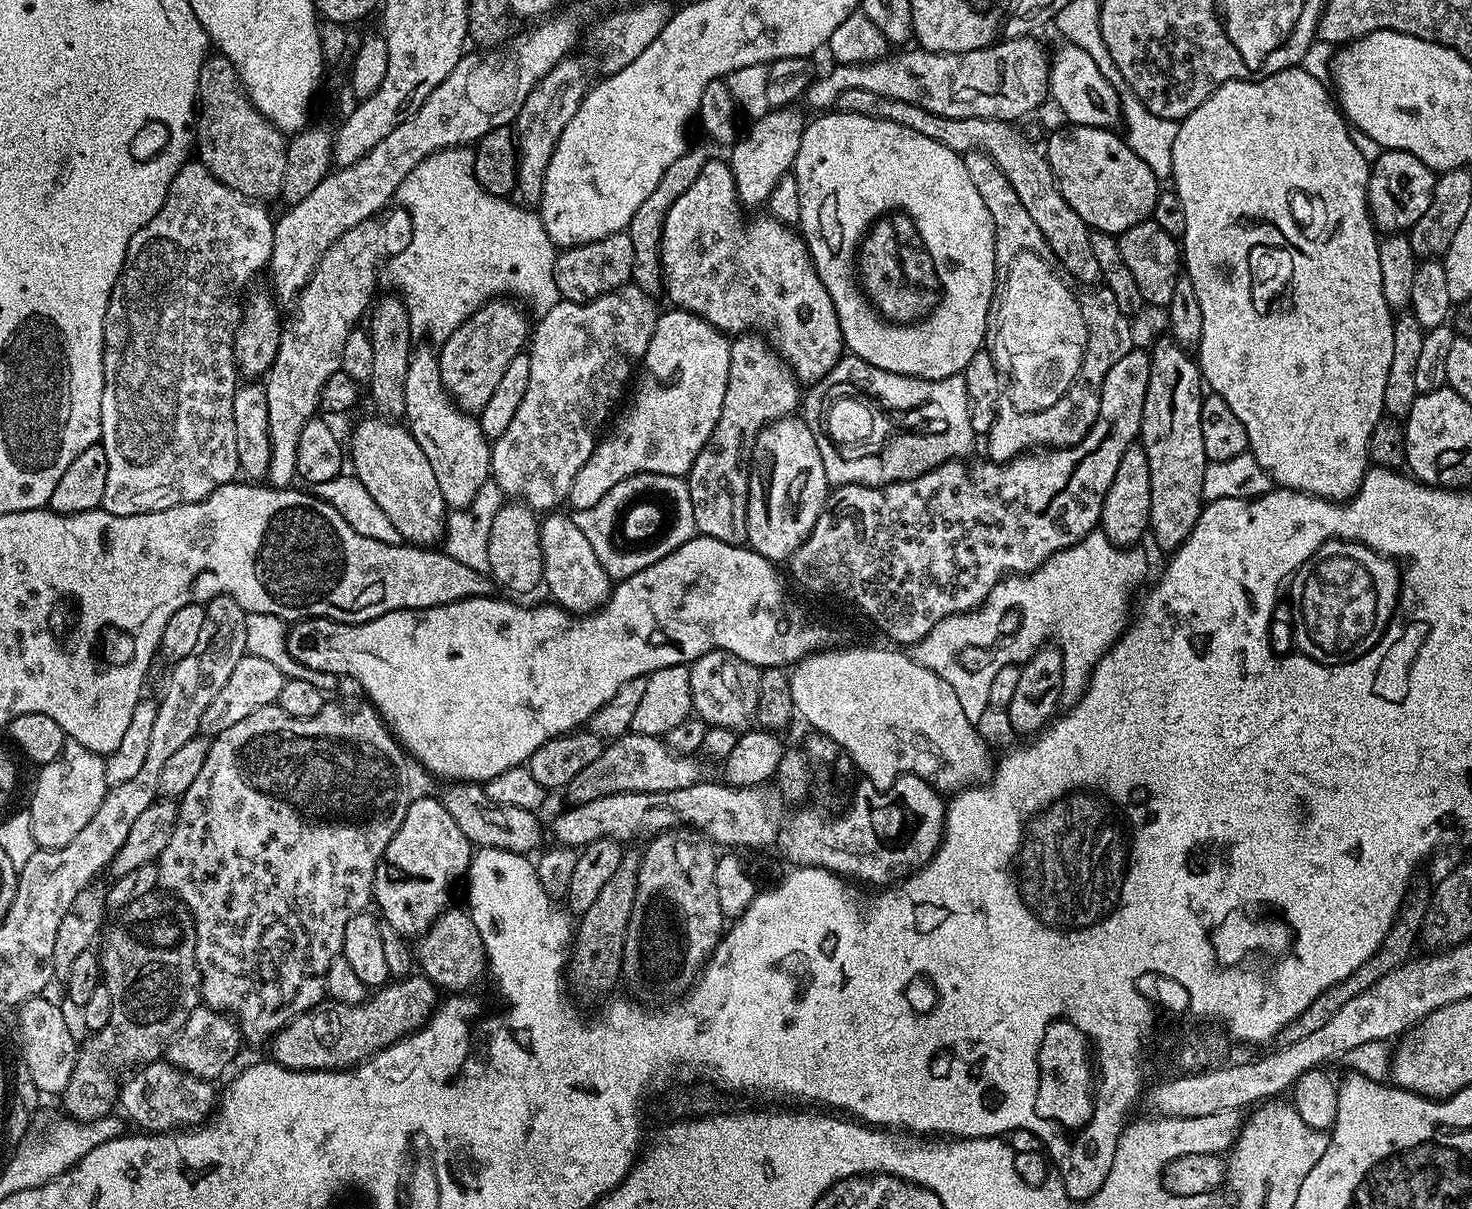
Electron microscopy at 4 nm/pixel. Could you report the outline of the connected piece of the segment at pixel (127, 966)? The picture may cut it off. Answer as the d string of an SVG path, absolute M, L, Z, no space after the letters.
M157 890L134 898L119 916L121 924L103 933L104 949L98 952L102 982L114 998L114 1014L101 1032L79 1045L74 1074L62 1094L65 1113L81 1122L98 1120L117 1107L116 1064L143 1066L161 1059L191 1012L202 1004L192 911L177 896Z

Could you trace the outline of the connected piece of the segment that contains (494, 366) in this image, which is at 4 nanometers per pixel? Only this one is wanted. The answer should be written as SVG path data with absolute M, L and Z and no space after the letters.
M508 298L490 300L487 304L483 304L474 315L466 318L466 322L462 322L462 326L458 326L458 330L454 330L454 334L450 334L450 338L446 338L444 344L439 345L438 355L442 382L456 405L460 407L461 412L480 413L486 406L486 402L490 402L491 396L494 395L502 374L506 374L506 366L510 366L510 362L514 362L514 358L519 352L525 351L530 340L530 324L528 328L528 320L524 317L525 309L523 307L520 309L519 306L521 307L519 303Z

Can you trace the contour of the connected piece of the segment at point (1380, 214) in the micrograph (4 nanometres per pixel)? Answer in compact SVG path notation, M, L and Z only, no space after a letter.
M1402 150L1381 151L1378 162L1370 165L1368 173L1368 212L1372 215L1373 225L1384 234L1404 234L1407 233L1430 210L1430 202L1434 194L1437 173L1428 168L1414 154L1403 152Z

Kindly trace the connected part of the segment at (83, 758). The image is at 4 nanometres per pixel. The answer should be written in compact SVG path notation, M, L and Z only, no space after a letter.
M68 740L58 758L39 769L38 791L33 807L35 817L32 819L37 849L53 850L66 846L76 837L78 830L94 818L109 789L104 762L105 757L94 750L88 750L77 740Z

